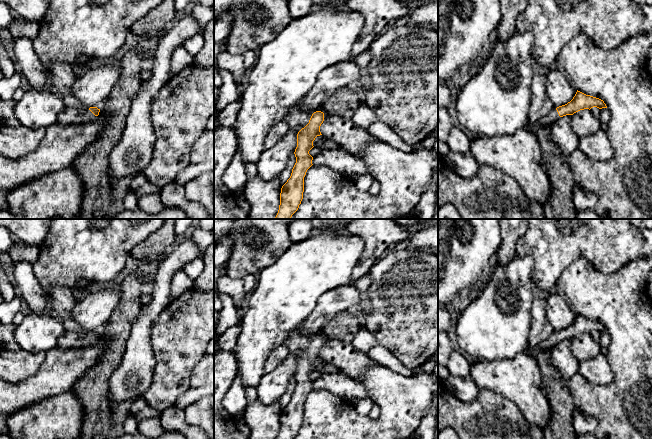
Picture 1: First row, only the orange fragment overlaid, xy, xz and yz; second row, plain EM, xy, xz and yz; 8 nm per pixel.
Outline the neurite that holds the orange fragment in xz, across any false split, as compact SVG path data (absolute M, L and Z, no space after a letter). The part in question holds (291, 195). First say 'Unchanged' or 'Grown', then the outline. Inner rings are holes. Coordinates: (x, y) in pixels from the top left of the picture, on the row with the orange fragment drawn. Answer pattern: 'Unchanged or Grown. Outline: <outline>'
Grown. Outline: M303 98L292 106L284 120L290 129L298 130L297 147L295 149L296 163L287 182L282 186L280 205L275 219L291 219L298 210L303 199L304 177L313 165L313 157L309 151L314 147L313 141L322 135L320 126L324 121L324 113L317 110L302 111L299 107Z

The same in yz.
Grown. Outline: M577 90L573 99L565 105L559 106L554 108L544 117L537 121L535 128L538 132L542 127L551 127L560 117L566 115L573 115L574 113L584 110L584 109L591 109L593 107L597 107L599 109L607 108L606 104L603 100L586 95Z

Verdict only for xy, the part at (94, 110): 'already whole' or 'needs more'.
needs more

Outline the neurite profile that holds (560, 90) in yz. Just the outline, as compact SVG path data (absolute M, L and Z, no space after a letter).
M549 69L545 76L547 78L546 91L554 108L565 105L573 99L577 90L563 71Z

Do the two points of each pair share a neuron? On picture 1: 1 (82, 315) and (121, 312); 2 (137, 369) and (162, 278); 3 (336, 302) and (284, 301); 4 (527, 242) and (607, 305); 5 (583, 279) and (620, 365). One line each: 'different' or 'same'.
1: different
2: same
3: different
4: different
5: same

